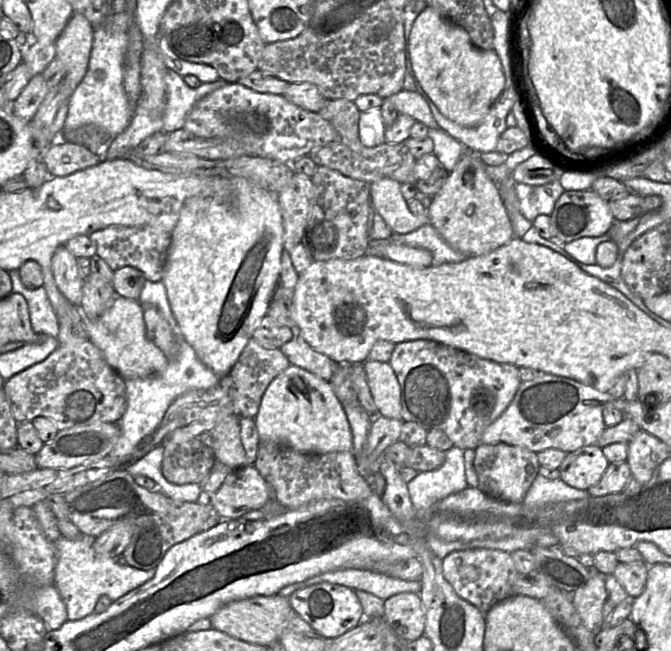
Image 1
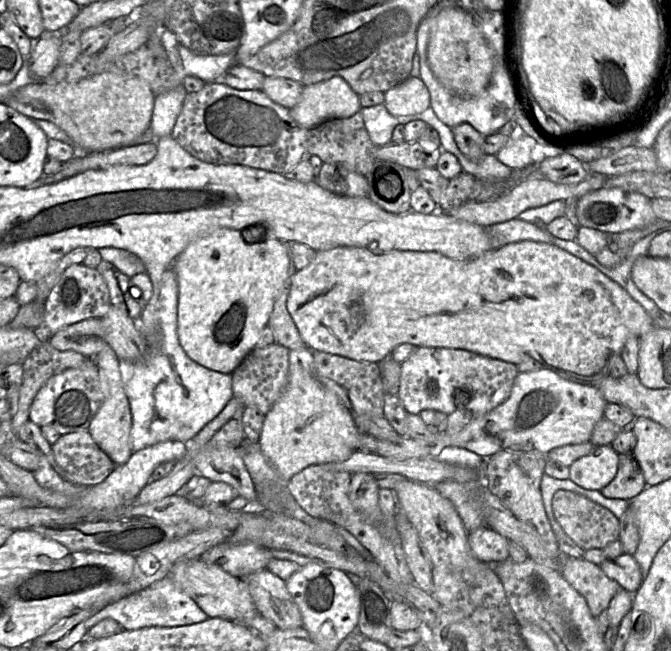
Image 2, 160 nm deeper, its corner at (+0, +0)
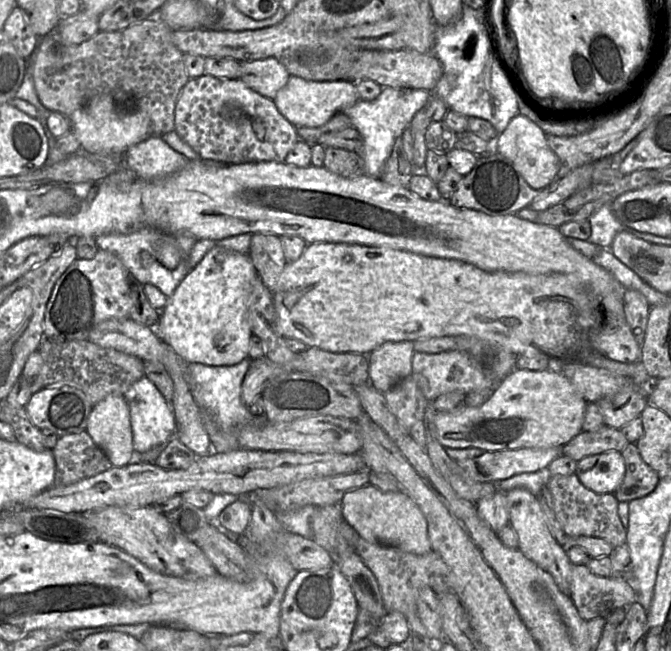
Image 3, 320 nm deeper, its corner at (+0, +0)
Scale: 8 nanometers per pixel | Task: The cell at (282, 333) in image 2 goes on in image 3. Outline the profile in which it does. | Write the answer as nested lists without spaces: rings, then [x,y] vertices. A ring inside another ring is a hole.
[[[268,233],[251,234],[248,254],[258,276],[273,294],[279,276],[289,262],[285,258],[280,237]]]

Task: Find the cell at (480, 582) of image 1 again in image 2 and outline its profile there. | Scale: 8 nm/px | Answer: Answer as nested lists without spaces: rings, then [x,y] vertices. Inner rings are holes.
[[[486,524],[468,534],[468,545],[473,555],[485,563],[499,563],[509,556],[509,541]]]

